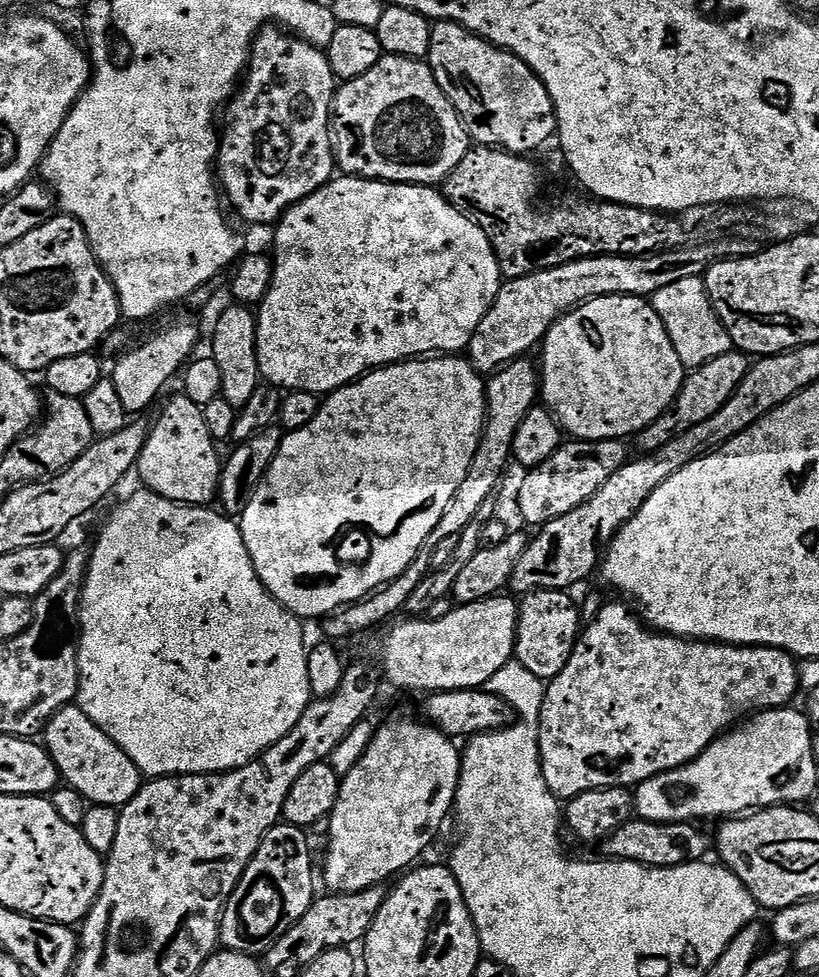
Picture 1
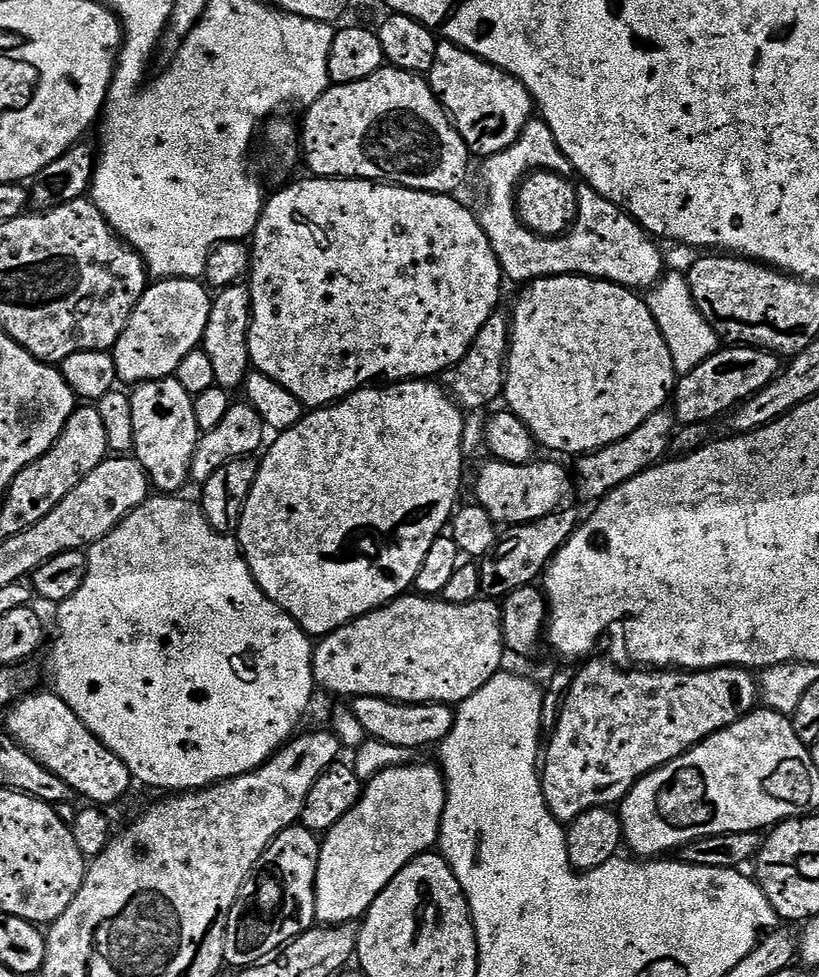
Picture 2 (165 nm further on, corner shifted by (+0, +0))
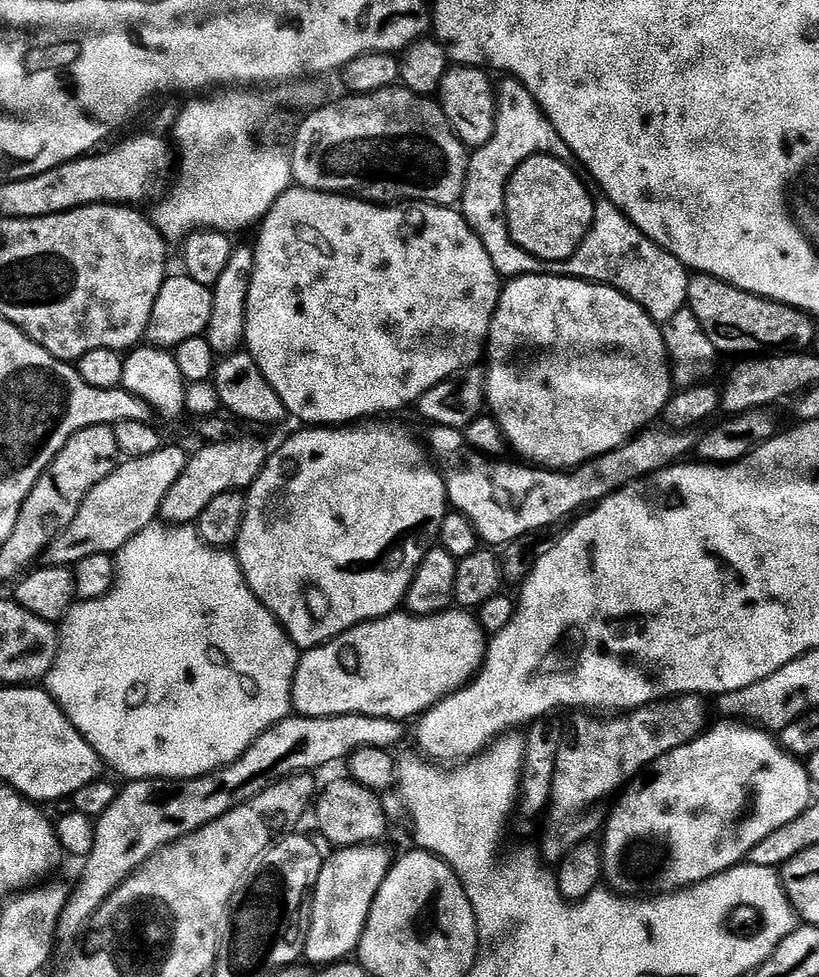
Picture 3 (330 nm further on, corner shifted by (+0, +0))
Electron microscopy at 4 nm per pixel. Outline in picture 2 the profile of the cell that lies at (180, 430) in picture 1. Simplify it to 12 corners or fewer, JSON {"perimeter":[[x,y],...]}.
{"perimeter":[[174,378],[130,392],[134,458],[153,489],[176,494],[202,435]]}

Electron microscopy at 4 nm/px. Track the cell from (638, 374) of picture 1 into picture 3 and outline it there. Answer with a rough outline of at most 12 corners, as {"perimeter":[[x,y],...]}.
{"perimeter":[[517,276],[486,345],[517,457],[571,470],[659,421],[661,325]]}

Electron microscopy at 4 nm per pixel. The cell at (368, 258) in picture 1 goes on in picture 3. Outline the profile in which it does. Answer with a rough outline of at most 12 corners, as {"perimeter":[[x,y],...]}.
{"perimeter":[[293,186],[244,344],[291,419],[411,409],[502,278],[455,207]]}

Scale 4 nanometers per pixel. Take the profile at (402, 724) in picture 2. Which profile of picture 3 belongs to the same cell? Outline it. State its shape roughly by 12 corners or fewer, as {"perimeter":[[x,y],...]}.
{"perimeter":[[290,714],[234,763],[133,780],[95,817],[56,940],[75,945],[153,853],[398,720]]}

